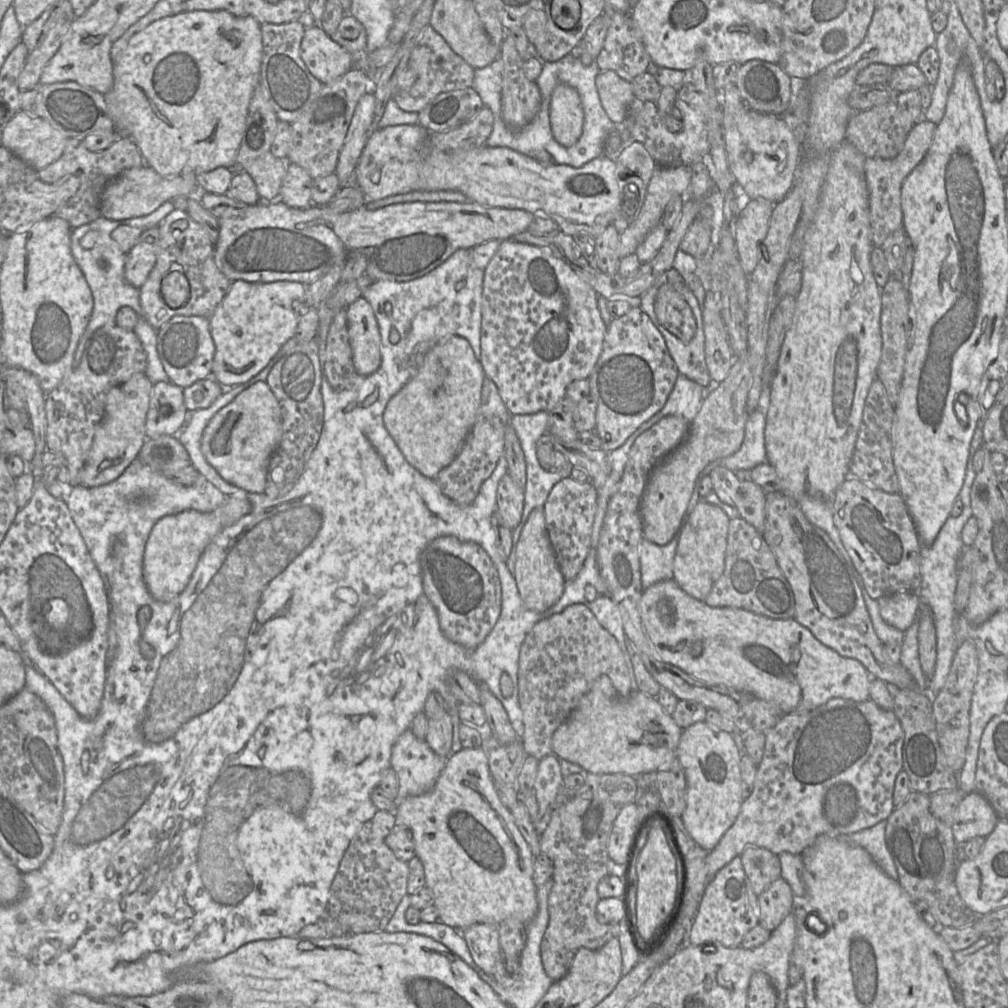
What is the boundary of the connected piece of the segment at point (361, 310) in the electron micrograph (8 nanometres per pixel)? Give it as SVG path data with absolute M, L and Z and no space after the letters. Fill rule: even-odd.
M363 297L346 307L349 342L356 372L367 376L381 365L381 336L370 303Z

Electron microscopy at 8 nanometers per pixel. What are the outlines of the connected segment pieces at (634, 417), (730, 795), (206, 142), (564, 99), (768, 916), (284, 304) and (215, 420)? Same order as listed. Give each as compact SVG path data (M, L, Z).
M632 307L625 315L614 318L608 325L602 353L588 378L590 395L597 403L595 431L601 439L601 449L611 452L621 447L643 423L662 410L678 374L663 335L640 307Z
M706 721L694 723L682 730L676 748L676 757L685 774L687 788L686 807L680 818L685 830L695 843L706 851L716 847L739 814L744 800L739 768L741 754L732 734L715 729Z
M194 10L183 11L158 19L149 24L145 29L132 35L126 49L119 55L119 59L113 62L113 87L104 96L109 116L115 125L115 130L122 133L123 136L130 137L138 146L145 164L164 177L175 177L186 173L208 172L218 167L233 169L245 132L252 94L260 81L262 58L263 42L261 24L252 16L236 16L226 10Z
M564 83L557 85L552 94L549 116L556 141L564 147L575 145L584 124L583 107L577 89Z
M780 877L758 896L759 924L773 931L783 919L794 911L794 895L789 884Z
M233 281L229 291L209 318L210 332L215 344L212 375L223 388L242 384L255 377L278 354L282 346L295 335L299 314L293 309L295 300L303 300L306 286L295 281L252 283Z
M257 381L221 408L209 421L201 439L207 462L227 482L252 493L262 493L268 463L282 438L280 405L265 381Z

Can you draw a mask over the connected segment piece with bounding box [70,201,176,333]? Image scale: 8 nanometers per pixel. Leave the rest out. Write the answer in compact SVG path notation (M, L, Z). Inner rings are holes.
M167 201L154 212L146 216L118 221L100 217L91 223L72 229L70 244L71 253L91 289L94 302L93 311L90 316L88 326L85 330L87 333L93 333L96 329L102 326L117 325L117 312L124 306L132 308L139 315L139 317L143 316L142 307L140 305L139 289L130 285L125 280L124 268L126 254L121 250L119 244L112 239L112 232L122 225L137 227L142 230L157 227L175 208L176 207L172 201ZM91 230L98 232L99 235L94 247L91 249L85 249L81 246L81 239Z

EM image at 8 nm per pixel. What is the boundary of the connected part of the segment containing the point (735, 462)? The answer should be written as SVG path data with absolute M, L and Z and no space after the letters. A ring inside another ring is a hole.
M763 389L758 408L749 414L745 435L740 449L734 454L720 460L720 465L732 472L738 470L751 471L760 464L767 463L765 448L765 425L767 411L767 391Z

